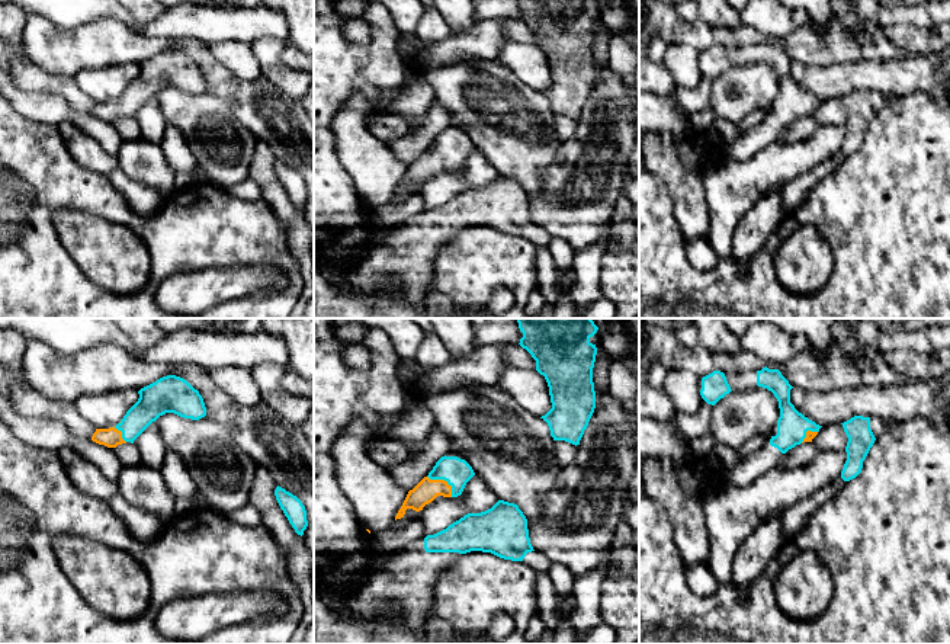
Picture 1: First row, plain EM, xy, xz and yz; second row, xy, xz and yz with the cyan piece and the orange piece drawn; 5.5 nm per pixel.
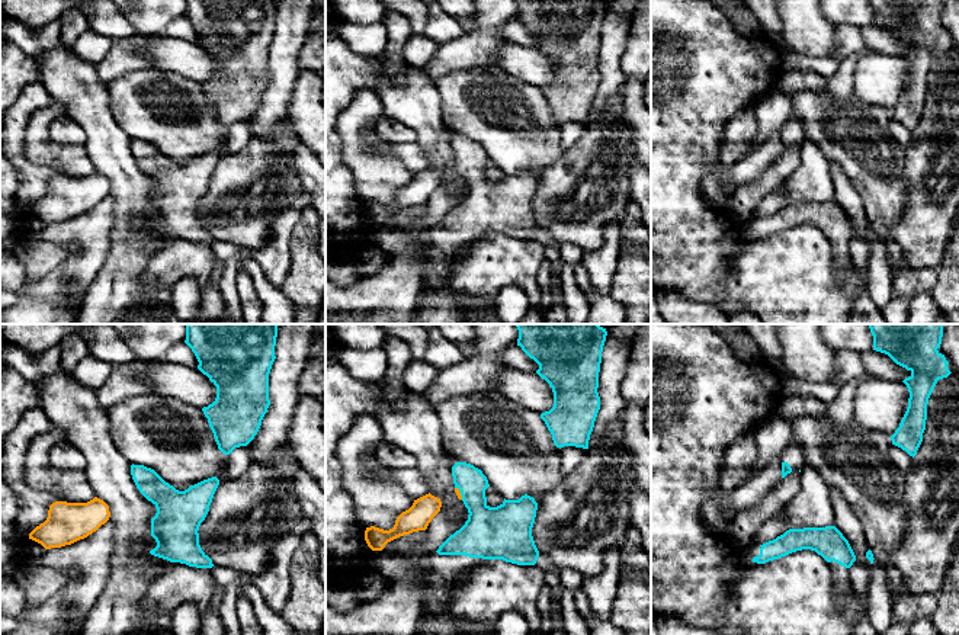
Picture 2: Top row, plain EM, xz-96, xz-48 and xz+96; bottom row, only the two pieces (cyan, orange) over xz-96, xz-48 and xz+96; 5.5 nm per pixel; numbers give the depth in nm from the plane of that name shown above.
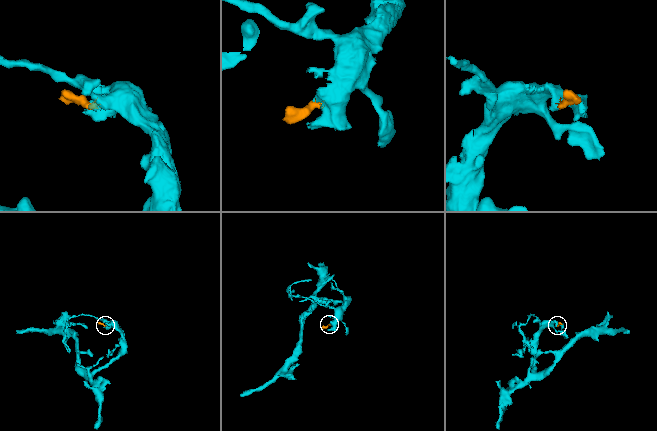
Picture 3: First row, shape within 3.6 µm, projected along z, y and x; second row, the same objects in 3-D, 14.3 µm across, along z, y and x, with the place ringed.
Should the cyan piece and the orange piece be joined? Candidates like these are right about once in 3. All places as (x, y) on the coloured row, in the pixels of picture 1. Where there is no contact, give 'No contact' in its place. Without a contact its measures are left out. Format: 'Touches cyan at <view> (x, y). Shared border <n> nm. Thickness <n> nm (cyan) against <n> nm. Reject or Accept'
Touches cyan at xz (443, 479). Shared border 180 nm. Thickness 150 nm (cyan) against 120 nm. Accept

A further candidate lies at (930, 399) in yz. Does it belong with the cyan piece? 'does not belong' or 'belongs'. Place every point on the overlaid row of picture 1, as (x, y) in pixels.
does not belong

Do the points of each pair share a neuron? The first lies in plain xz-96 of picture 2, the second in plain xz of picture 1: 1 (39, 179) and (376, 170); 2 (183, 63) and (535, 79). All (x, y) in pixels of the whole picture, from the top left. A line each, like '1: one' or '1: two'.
1: one
2: one

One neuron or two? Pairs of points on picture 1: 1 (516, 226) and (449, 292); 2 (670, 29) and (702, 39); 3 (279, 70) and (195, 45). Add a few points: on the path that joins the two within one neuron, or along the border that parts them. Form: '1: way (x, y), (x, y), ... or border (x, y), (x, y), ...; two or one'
1: border (474, 226), (490, 226), (504, 233), (522, 236); two
2: way (677, 32), (695, 34); one
3: border (260, 74), (286, 96); two

